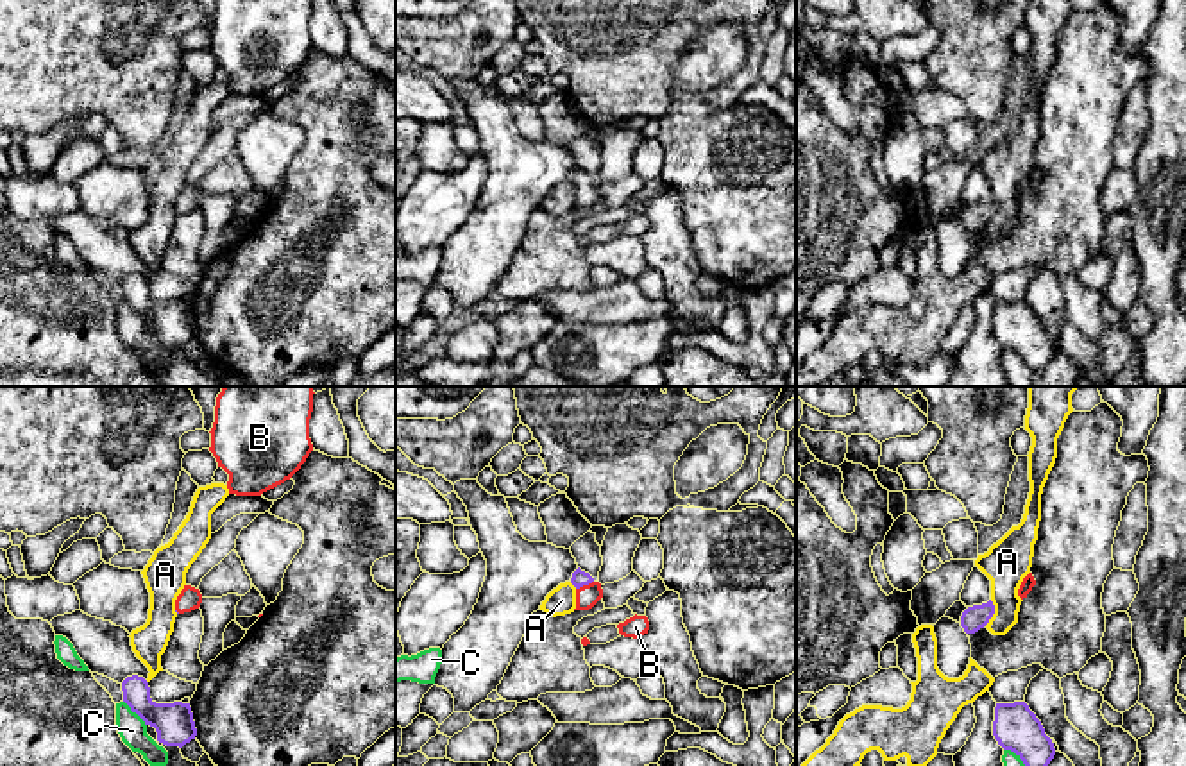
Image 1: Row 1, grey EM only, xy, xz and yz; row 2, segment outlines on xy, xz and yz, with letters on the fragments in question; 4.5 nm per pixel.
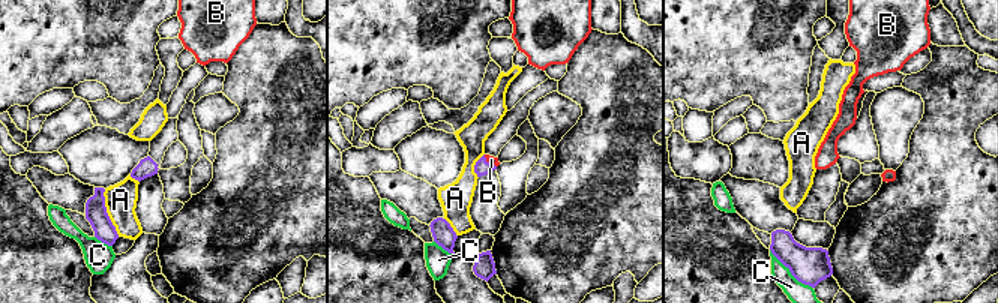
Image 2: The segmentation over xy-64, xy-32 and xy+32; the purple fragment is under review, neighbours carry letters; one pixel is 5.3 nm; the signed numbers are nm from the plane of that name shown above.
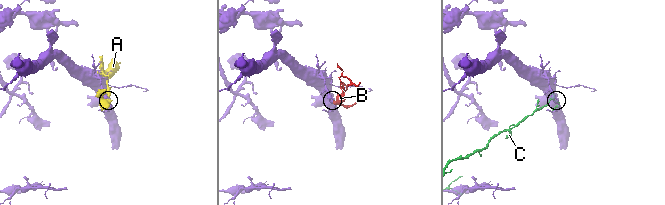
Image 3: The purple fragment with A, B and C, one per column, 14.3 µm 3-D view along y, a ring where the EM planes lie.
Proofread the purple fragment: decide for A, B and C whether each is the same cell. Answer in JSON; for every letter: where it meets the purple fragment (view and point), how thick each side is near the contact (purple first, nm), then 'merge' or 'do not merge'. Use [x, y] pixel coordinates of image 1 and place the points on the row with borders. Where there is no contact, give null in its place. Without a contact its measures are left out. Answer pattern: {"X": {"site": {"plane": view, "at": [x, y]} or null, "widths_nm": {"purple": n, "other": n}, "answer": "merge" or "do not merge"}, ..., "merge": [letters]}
{"A": {"site": {"plane": "yz", "at": [993, 612]}, "widths_nm": {"purple": 110, "other": 200}, "answer": "do not merge"}, "B": {"site": {"plane": "xz", "at": [584, 584]}, "widths_nm": {"purple": 70, "other": 100}, "answer": "merge"}, "C": {"site": {"plane": "xy", "at": [135, 711]}, "widths_nm": {"purple": 180, "other": 130}, "answer": "do not merge"}, "merge": ["B"]}

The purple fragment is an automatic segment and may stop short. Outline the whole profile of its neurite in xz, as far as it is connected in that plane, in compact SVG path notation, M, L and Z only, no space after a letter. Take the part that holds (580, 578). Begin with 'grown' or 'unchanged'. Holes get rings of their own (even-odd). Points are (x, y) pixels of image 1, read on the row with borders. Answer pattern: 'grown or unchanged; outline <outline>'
grown; outline M580 567L572 573L571 583L576 587L574 610L589 610L603 598L601 583Z

